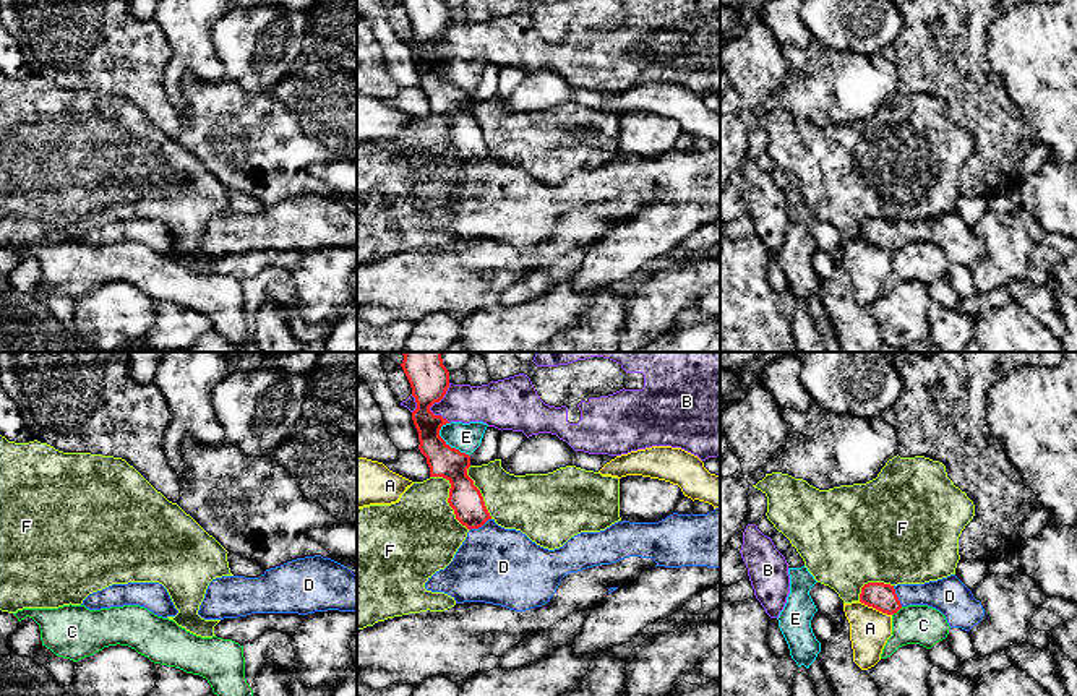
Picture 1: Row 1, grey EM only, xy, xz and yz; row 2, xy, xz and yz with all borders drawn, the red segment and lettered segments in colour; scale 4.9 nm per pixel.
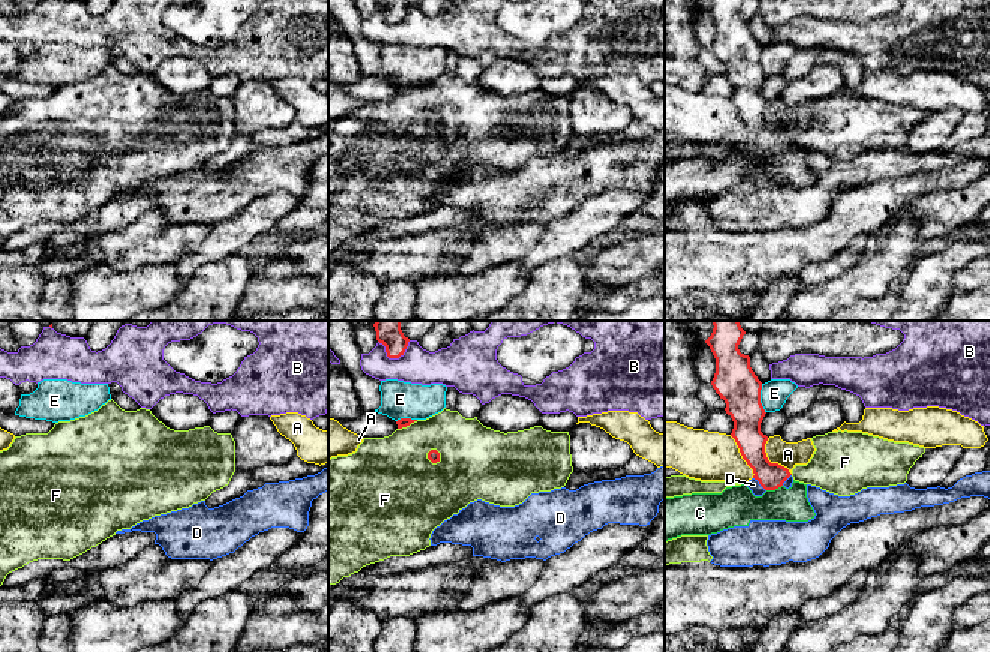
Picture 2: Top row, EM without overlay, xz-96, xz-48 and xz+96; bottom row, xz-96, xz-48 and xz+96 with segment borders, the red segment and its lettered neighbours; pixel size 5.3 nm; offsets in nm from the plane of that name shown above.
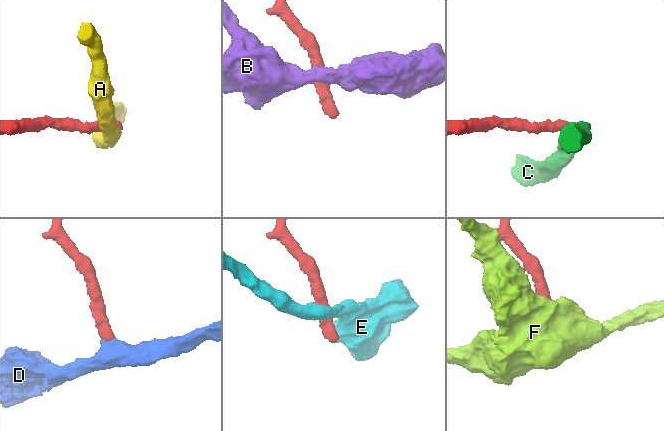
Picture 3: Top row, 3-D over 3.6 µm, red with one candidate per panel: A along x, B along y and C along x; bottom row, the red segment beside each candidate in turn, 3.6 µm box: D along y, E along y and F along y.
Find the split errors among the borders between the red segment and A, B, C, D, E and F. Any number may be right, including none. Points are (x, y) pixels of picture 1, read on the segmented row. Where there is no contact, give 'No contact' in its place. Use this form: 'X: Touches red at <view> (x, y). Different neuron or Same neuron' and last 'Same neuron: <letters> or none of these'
A: Touches red at yz (876, 609). Different neuron
B: Touches red at xz (433, 403). Different neuron
C: Touches red at yz (897, 610). Different neuron
D: Touches red at xz (479, 526). Same neuron
E: Touches red at xz (448, 445). Different neuron
F: Touches red at xz (448, 498). Different neuron
Same neuron: D

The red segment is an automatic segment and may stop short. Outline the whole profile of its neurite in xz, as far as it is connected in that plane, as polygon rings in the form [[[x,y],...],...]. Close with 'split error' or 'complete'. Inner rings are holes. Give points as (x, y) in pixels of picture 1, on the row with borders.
[[[402,352],[402,355],[401,367],[417,402],[412,420],[418,432],[418,449],[427,458],[430,477],[443,477],[451,483],[448,503],[454,509],[456,519],[469,529],[453,561],[428,578],[427,591],[444,592],[456,604],[485,602],[526,612],[548,604],[561,579],[569,573],[611,565],[629,556],[652,558],[655,566],[665,568],[720,568],[720,508],[707,514],[673,513],[659,522],[618,521],[600,532],[581,532],[555,550],[537,545],[521,531],[498,526],[490,516],[480,490],[467,475],[470,456],[451,448],[440,436],[441,427],[449,422],[430,410],[449,388],[449,372],[443,365],[441,352]]] | split error

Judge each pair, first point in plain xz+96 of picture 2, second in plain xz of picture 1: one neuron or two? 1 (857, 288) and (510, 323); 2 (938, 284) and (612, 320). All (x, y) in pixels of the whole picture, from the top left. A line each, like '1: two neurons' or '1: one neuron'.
1: one neuron
2: two neurons

